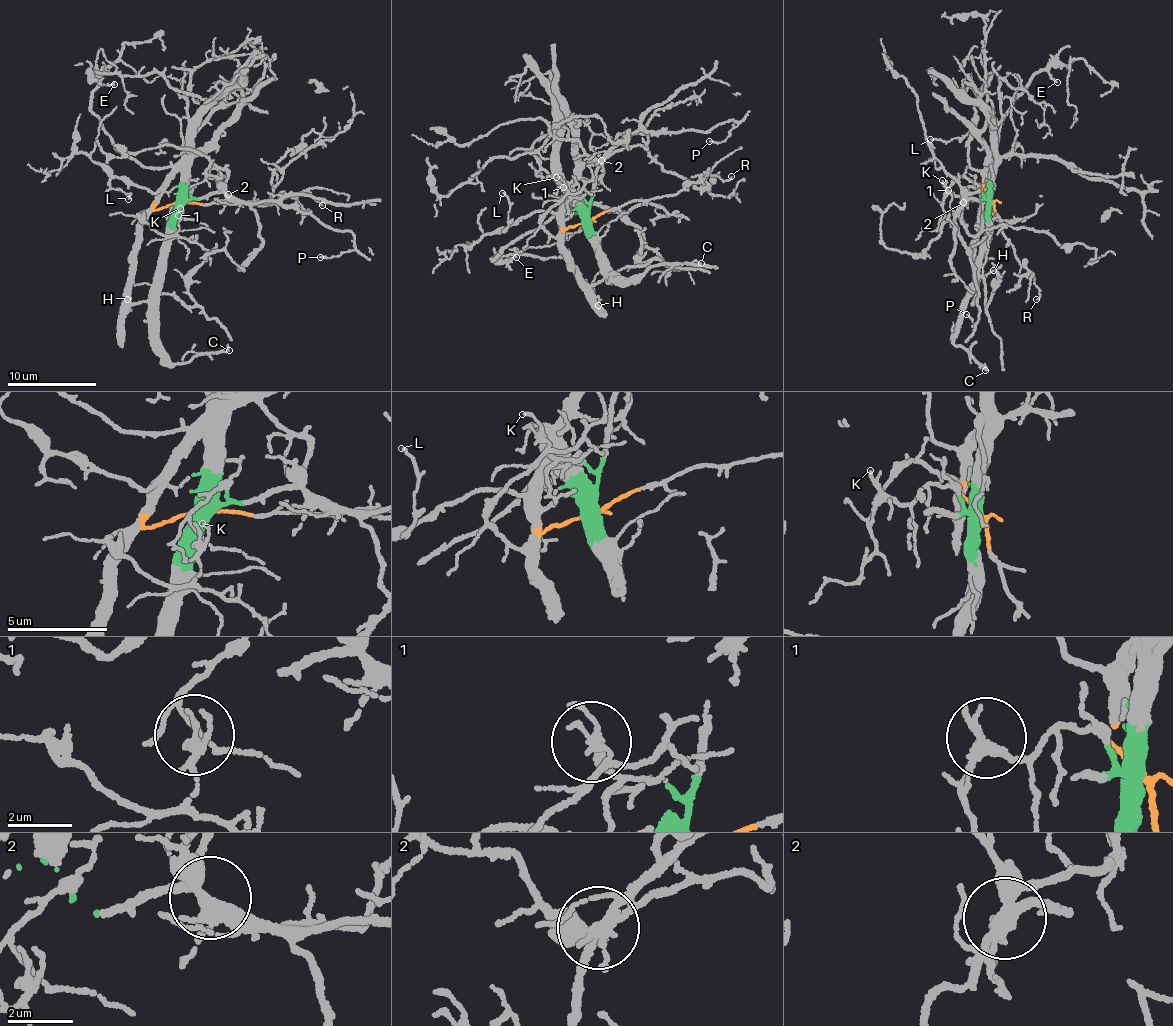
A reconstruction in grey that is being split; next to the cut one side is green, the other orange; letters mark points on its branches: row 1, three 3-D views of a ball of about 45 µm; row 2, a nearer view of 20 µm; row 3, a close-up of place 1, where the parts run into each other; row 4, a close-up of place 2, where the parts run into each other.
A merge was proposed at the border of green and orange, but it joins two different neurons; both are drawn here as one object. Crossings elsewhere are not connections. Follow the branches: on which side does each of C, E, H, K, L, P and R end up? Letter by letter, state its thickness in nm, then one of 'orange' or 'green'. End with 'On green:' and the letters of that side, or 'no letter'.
C: 150 nm | green
E: 120 nm | orange
H: 120 nm | orange
K: 120 nm | green
L: 120 nm | orange
P: 130 nm | green
R: 120 nm | orange
On green: C, K, P

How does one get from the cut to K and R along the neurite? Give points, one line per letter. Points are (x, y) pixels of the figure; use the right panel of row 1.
K: (990, 200), (975, 186), (969, 186), (958, 195), (945, 188), (941, 181)
R: (990, 200), (1018, 261), (1033, 277), (1040, 293), (1036, 300)

